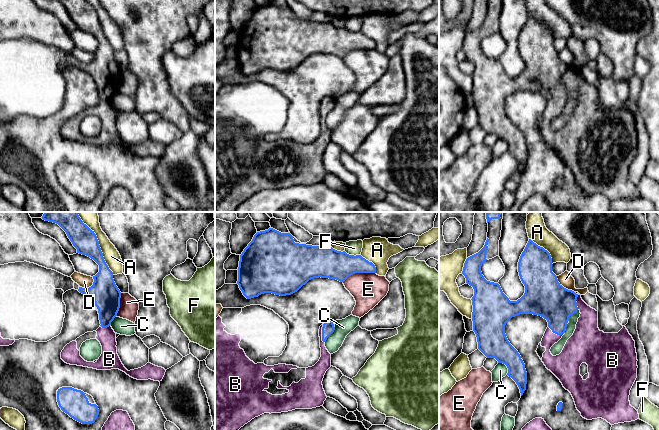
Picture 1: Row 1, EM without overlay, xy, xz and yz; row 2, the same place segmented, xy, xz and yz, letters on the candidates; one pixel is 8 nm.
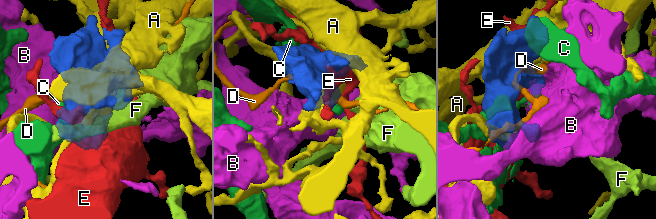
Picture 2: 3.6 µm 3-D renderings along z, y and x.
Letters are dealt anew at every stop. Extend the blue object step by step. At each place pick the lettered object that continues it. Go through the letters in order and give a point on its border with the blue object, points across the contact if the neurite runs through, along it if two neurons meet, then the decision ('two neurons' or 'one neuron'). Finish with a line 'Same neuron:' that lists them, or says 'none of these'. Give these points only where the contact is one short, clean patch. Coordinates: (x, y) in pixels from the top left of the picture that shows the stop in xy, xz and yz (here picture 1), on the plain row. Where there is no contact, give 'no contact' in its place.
A: contact xy (100, 25); two neurons
B: contact xz (322, 108); way xz (328, 104), (322, 108), (324, 139); one neuron
C: contact yz (506, 141); two neurons
D: contact yz (563, 63); two neurons
E: contact xz (359, 48); two neurons
F: contact xz (352, 31); two neurons
Same neuron: B

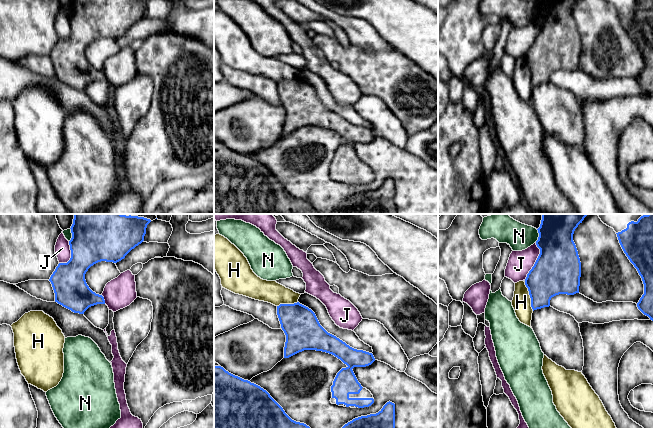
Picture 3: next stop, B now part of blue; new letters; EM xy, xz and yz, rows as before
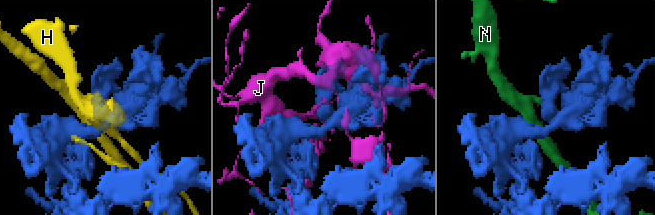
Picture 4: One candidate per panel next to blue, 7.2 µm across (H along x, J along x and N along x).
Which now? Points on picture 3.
H: contact yz (530, 72); border yz (524, 58), (530, 74), (530, 82), (533, 86); two neurons
J: contact yz (536, 37); two neurons
N: contact yz (539, 12); border yz (537, 5), (538, 12), (535, 18); two neurons
Same neuron: none of these

